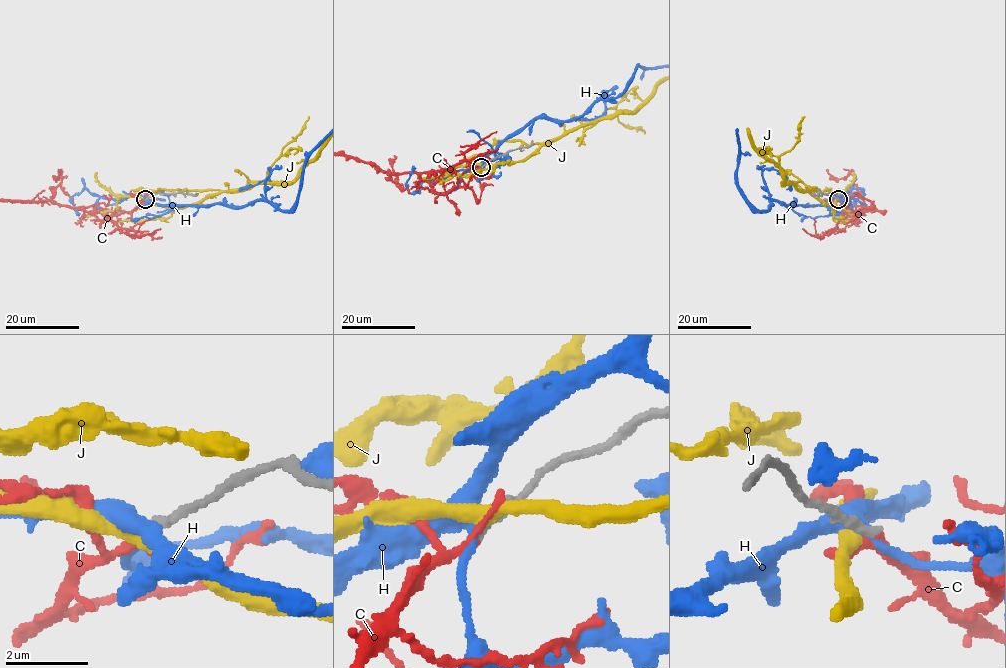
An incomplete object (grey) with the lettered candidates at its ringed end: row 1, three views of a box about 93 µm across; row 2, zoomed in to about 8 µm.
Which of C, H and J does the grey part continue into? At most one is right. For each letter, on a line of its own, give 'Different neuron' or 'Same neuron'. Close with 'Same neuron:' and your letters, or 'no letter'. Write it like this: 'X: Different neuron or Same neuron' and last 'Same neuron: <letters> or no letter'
C: Same neuron
H: Different neuron
J: Different neuron
Same neuron: C

